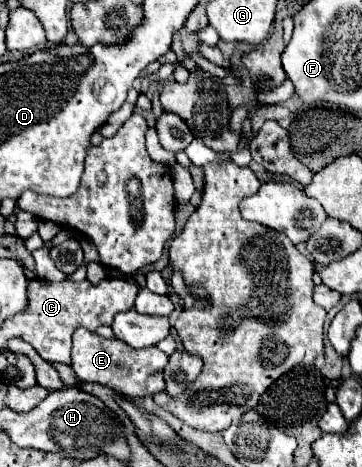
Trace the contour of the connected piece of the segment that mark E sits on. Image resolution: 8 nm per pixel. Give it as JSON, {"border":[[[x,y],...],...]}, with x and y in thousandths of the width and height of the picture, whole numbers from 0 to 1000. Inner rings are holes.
{"border":[[[243,704],[204,709],[199,794],[227,820],[276,820],[365,854],[431,846],[459,833],[453,803],[448,803],[459,777],[464,777],[464,760],[448,756],[436,743],[370,747],[337,734],[331,726],[287,726],[271,713],[254,713]]]}

